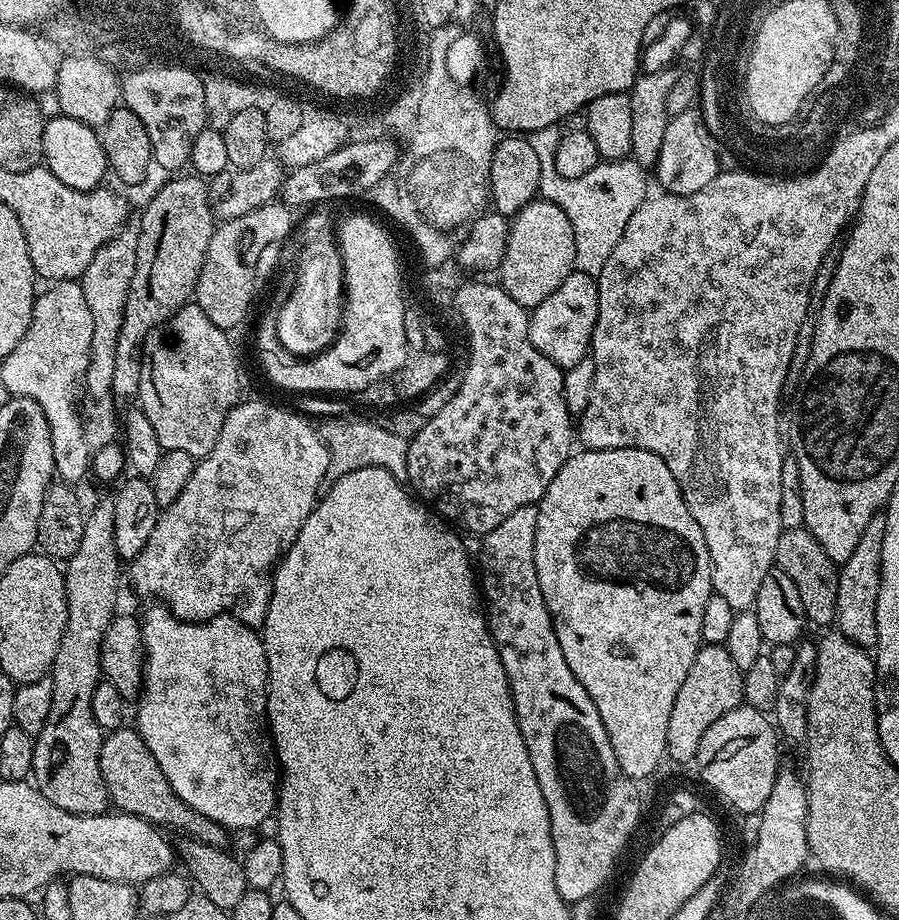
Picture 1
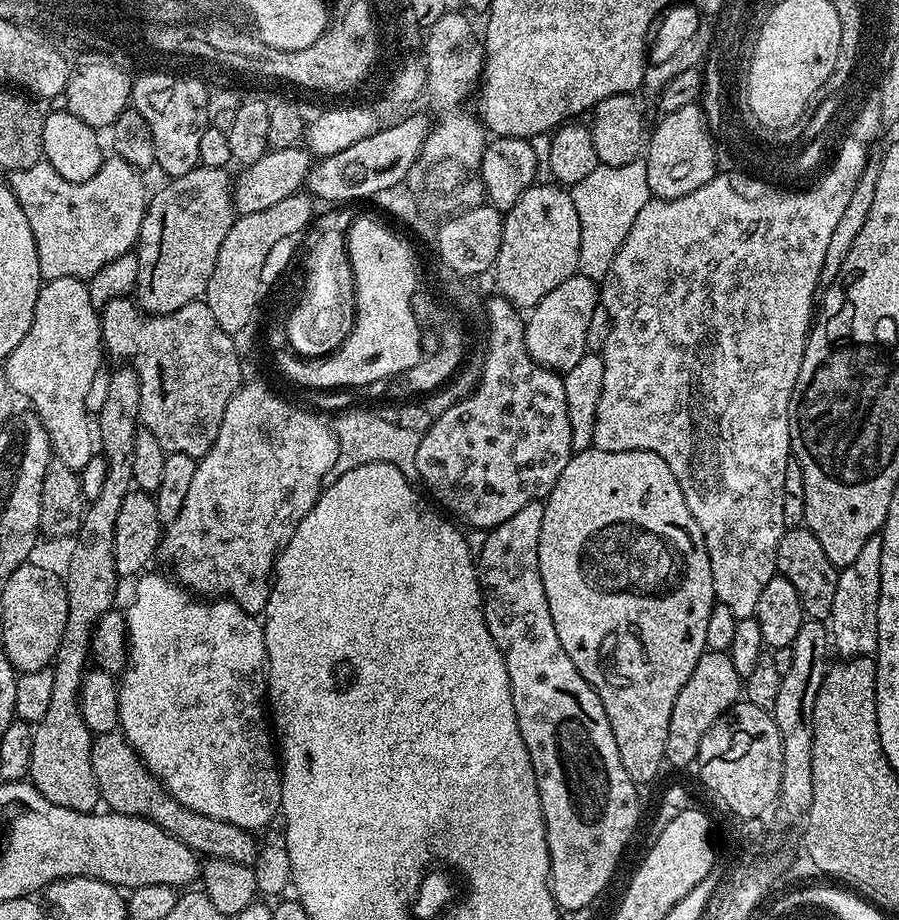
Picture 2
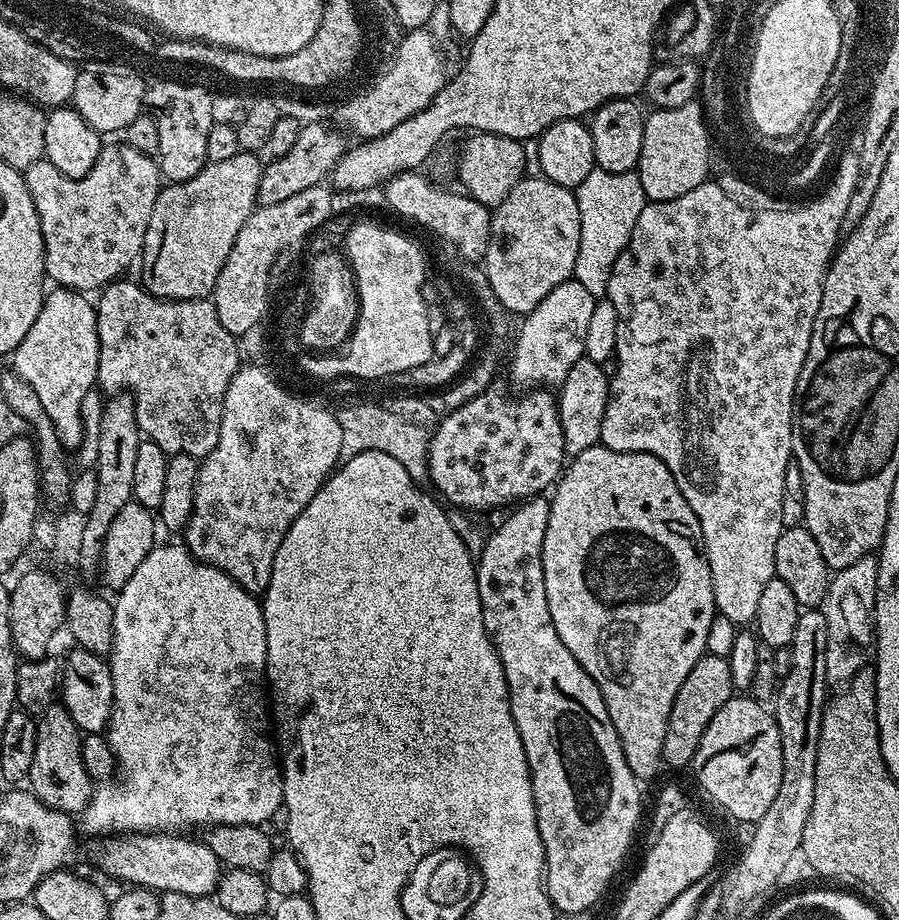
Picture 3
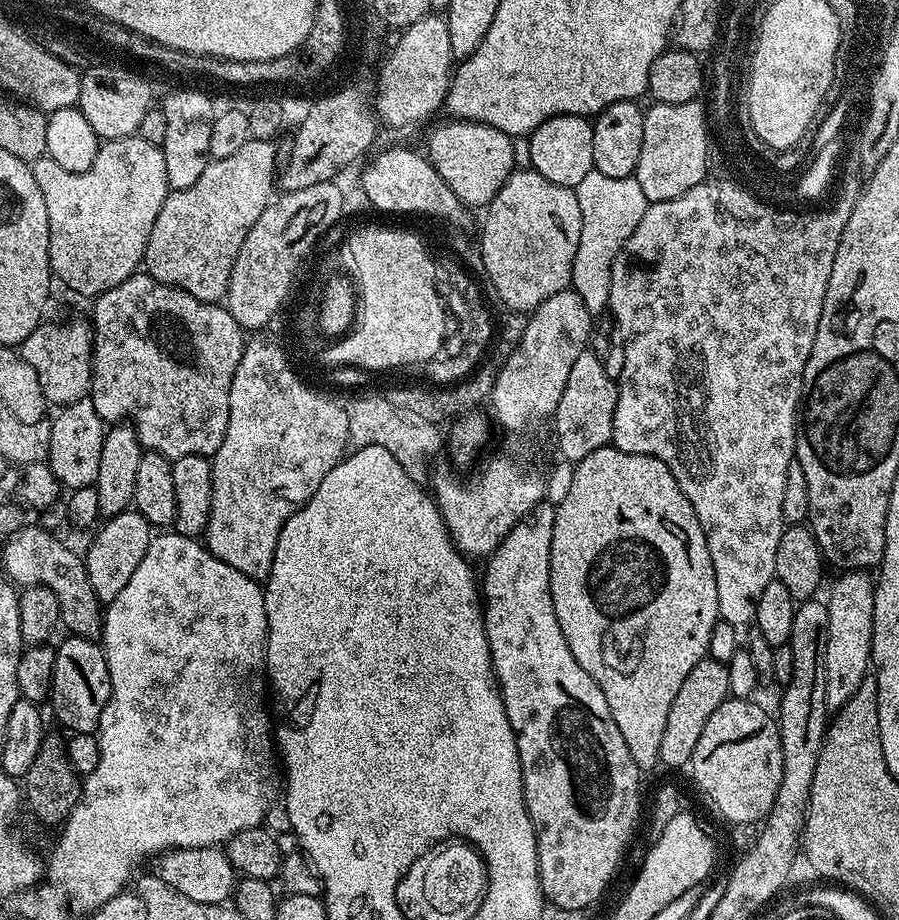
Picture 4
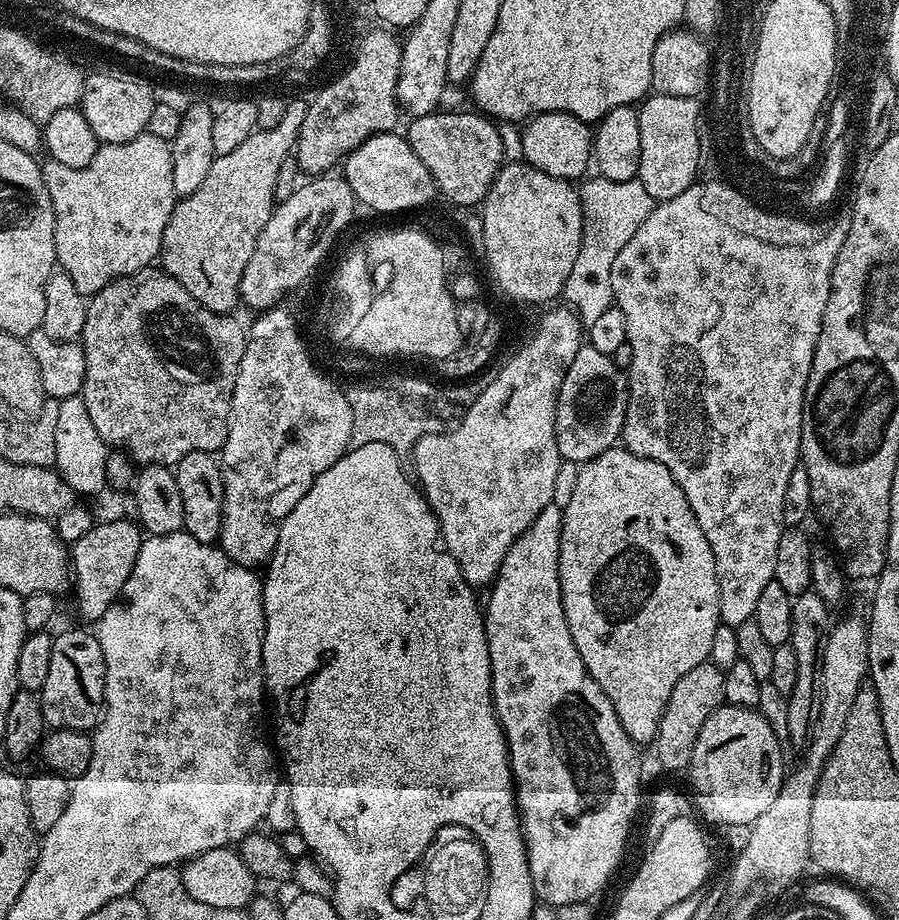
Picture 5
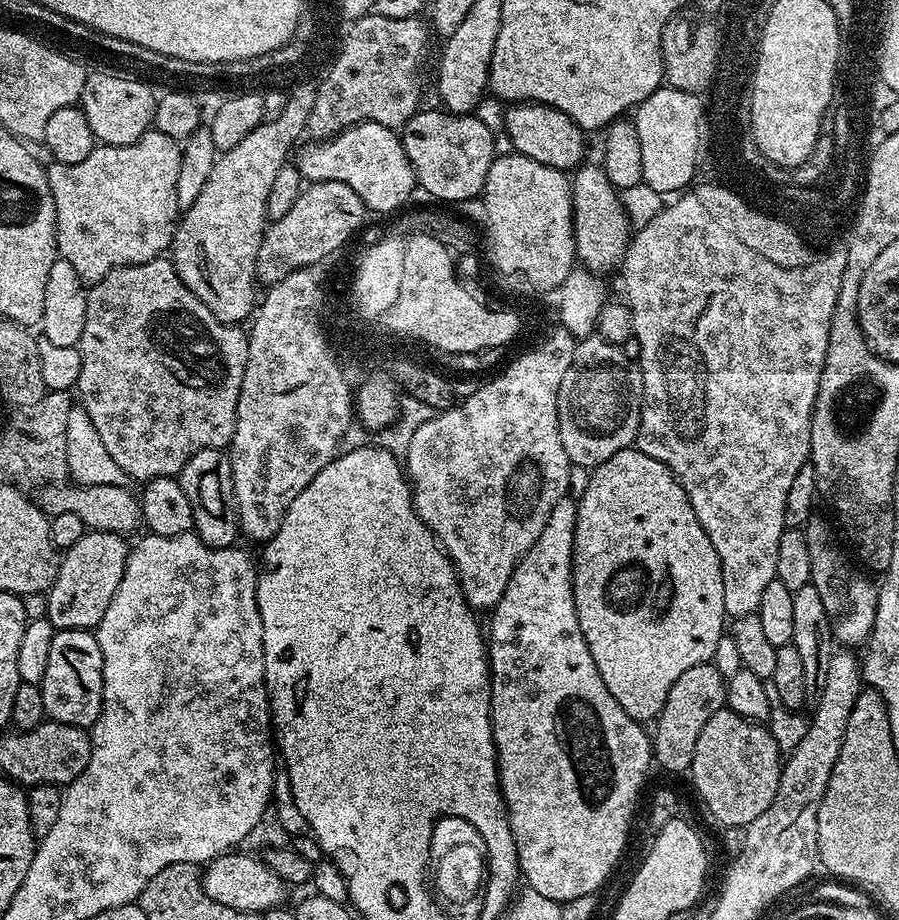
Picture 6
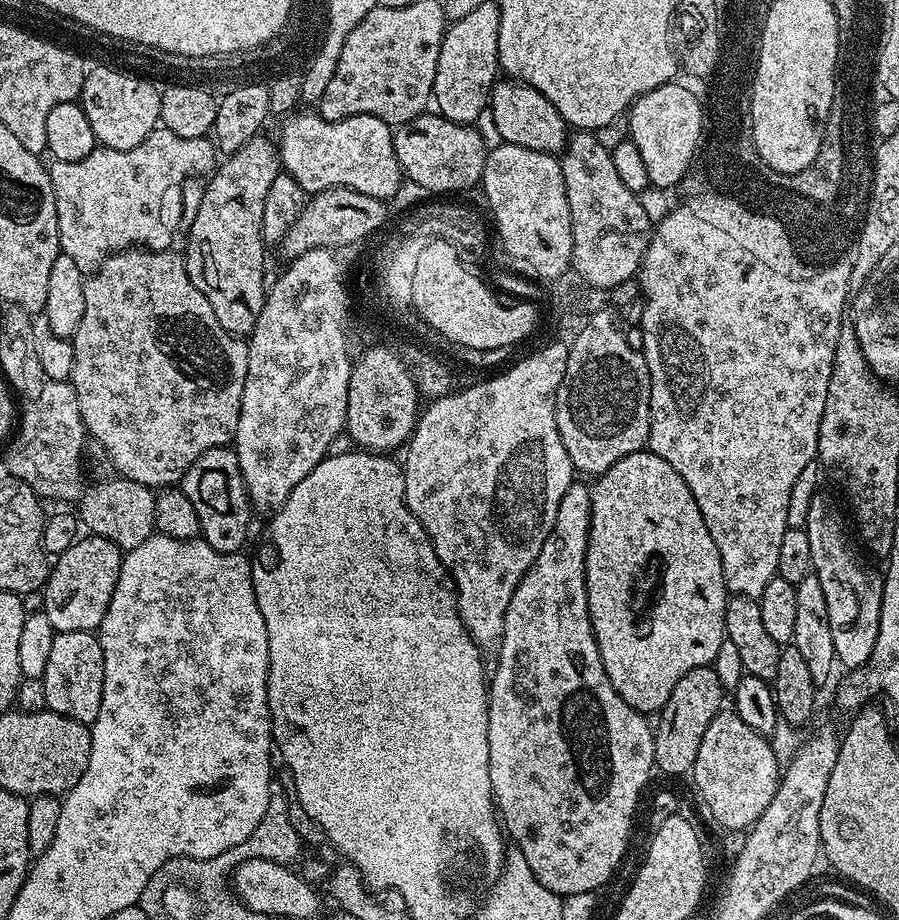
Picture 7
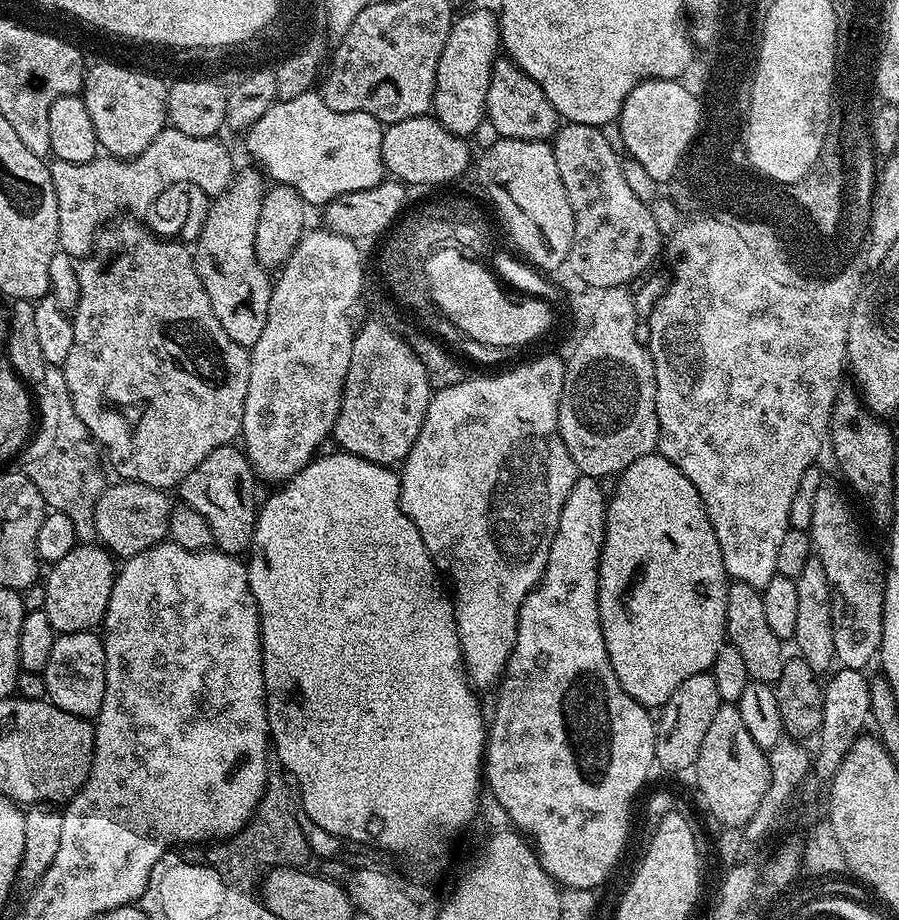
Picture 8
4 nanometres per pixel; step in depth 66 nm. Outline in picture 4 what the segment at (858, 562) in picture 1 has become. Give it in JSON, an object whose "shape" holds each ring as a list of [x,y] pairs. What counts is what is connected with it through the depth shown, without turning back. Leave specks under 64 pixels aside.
{"shape":[[[848,570],[832,584],[826,595],[830,626],[826,634],[824,677],[826,702],[829,709],[839,710],[862,686],[862,678],[869,675],[872,662],[872,631],[874,630],[874,602],[876,586],[873,577],[864,570]]]}

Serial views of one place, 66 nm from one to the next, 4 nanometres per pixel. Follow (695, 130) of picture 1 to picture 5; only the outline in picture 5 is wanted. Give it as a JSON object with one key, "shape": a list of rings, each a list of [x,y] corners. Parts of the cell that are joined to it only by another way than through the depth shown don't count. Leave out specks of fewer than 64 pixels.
{"shape":[[[652,94],[639,105],[642,154],[638,179],[656,202],[678,198],[682,190],[697,183],[701,169],[696,156],[695,124],[702,113],[700,103],[699,99]]]}

